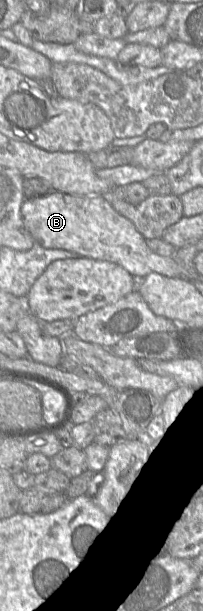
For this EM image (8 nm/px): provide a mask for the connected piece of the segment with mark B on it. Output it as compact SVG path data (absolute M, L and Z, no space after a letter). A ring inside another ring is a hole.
M50 191L44 196L25 199L21 206L24 227L35 242L46 249L62 249L81 257L118 264L132 276L156 272L181 277L181 267L172 256L160 256L147 246L134 224L119 214L103 195L71 195Z

